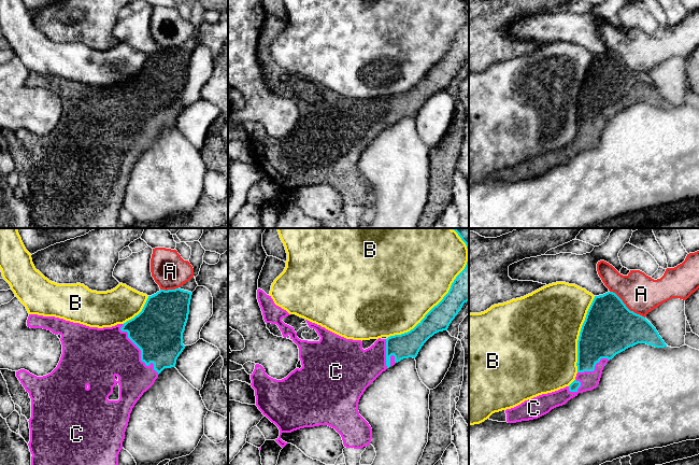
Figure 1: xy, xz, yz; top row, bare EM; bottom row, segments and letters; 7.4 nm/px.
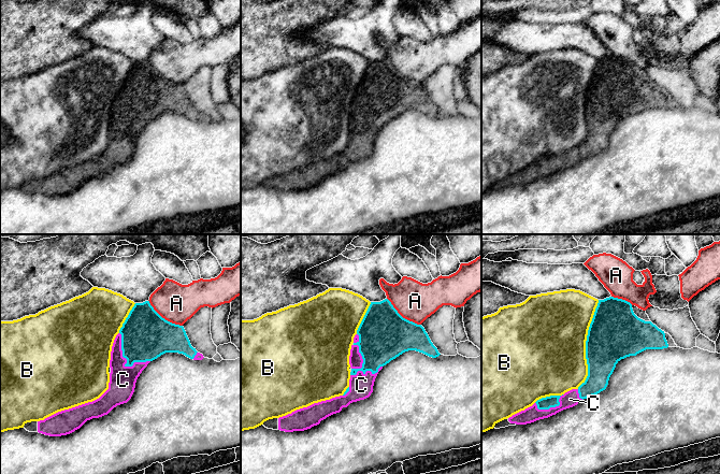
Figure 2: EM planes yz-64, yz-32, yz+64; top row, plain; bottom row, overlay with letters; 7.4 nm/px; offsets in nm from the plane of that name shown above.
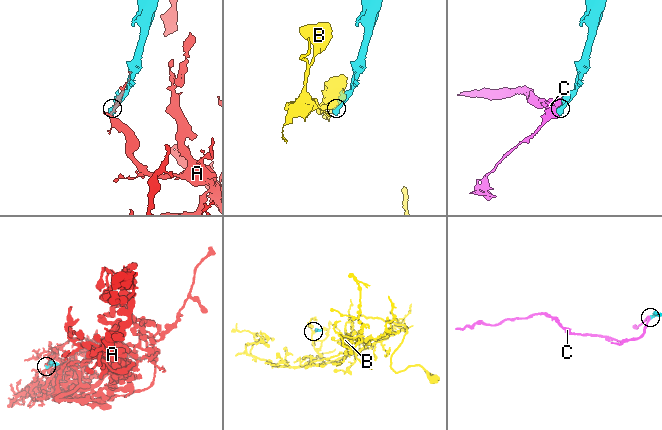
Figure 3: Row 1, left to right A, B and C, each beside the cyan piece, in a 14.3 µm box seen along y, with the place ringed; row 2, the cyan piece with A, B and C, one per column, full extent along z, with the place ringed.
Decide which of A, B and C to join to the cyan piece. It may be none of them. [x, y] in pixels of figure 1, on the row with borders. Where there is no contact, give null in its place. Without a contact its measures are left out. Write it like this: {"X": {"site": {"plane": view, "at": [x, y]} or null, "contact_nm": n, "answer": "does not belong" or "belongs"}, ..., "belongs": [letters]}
{"A": {"site": {"plane": "yz", "at": [626, 307]}, "contact_nm": 340, "answer": "does not belong"}, "B": {"site": {"plane": "xz", "at": [448, 292]}, "contact_nm": 950, "answer": "does not belong"}, "C": {"site": {"plane": "xy", "at": [141, 351]}, "contact_nm": 460, "answer": "belongs"}, "belongs": ["C"]}

